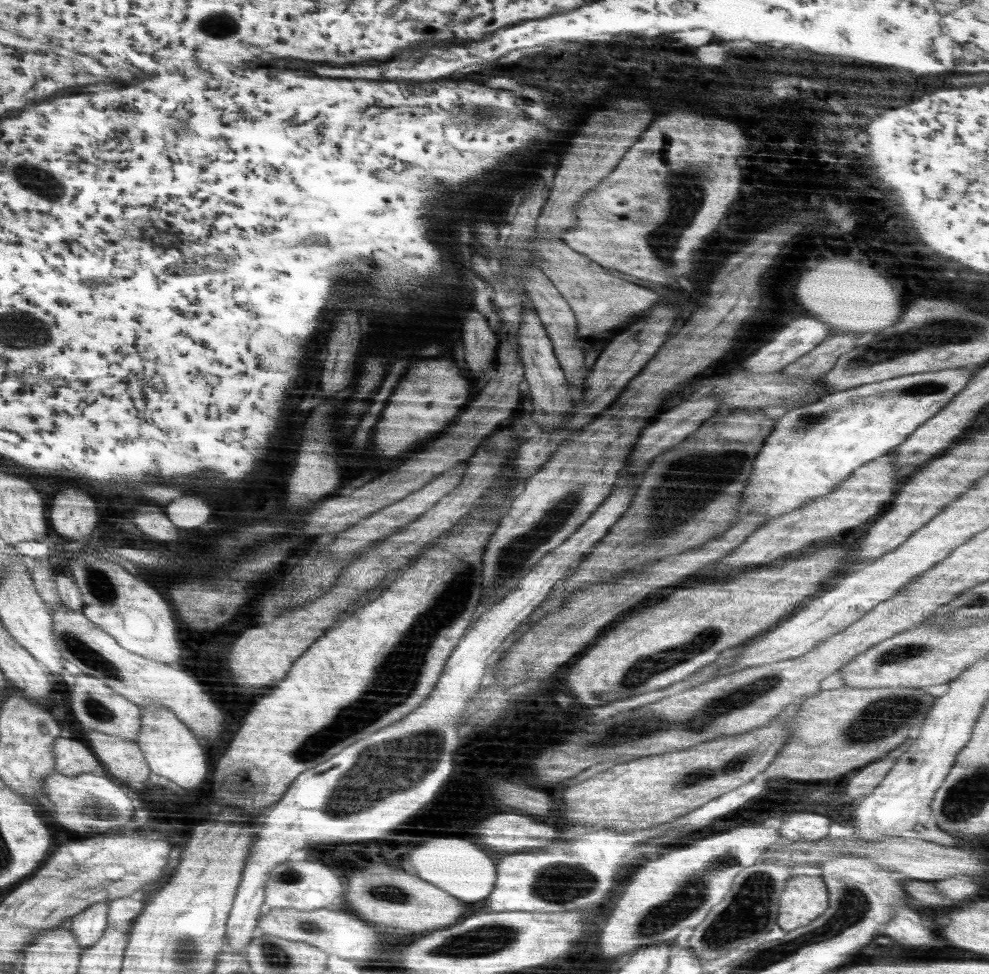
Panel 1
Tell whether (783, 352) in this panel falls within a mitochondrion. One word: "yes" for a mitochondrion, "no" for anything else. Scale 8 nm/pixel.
no

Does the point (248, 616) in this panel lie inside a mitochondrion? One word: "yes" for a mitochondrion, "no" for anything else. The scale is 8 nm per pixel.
no

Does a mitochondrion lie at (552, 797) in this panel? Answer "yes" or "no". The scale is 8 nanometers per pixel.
no

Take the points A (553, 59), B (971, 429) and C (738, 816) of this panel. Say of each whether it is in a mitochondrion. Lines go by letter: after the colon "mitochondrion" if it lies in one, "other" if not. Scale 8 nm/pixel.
A: other
B: other
C: other

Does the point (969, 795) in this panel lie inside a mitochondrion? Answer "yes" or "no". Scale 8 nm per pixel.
yes

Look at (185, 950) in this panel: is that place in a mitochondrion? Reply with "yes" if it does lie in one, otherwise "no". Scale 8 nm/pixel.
yes

